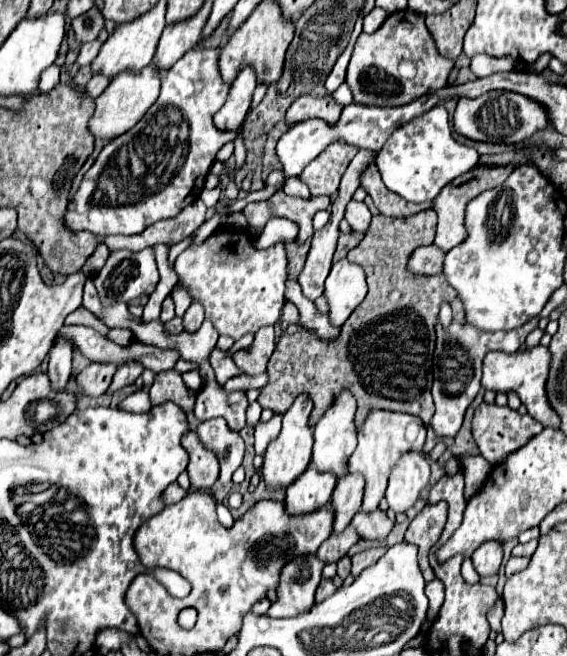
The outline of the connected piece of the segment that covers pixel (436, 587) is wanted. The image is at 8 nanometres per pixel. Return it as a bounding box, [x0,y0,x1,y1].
[425,579,444,623]

